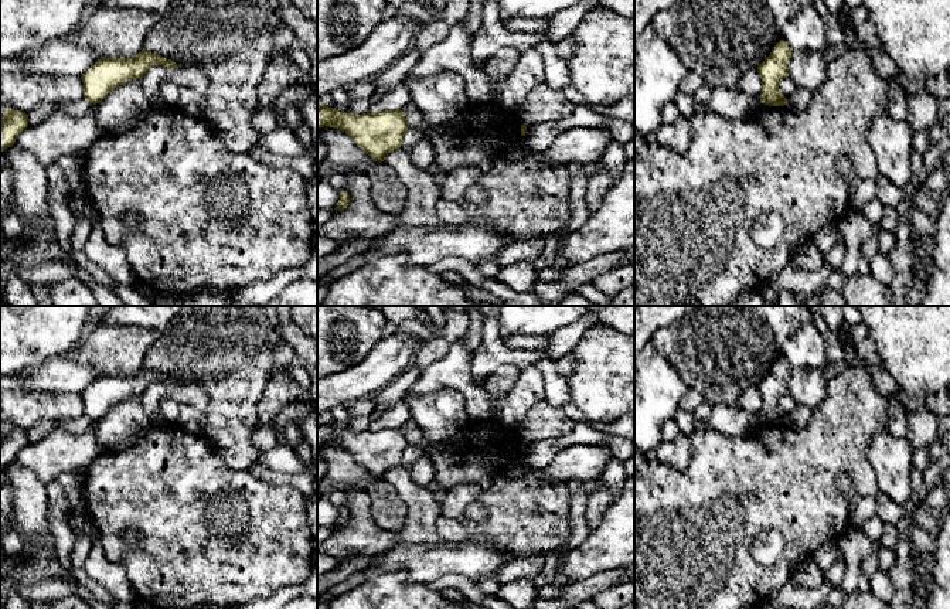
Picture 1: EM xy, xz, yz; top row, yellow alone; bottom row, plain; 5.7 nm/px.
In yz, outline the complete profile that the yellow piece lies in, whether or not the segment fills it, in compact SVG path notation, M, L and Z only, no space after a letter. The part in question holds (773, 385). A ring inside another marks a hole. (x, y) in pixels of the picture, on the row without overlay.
M780 357L770 372L757 384L762 397L760 419L769 423L784 423L787 416L779 406L779 399L789 392L789 377L793 368L784 357Z

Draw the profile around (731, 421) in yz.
M718 404L712 406L711 415L704 421L706 429L719 432L725 436L745 438L762 425L759 415L738 406Z

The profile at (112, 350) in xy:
M139 326L88 327L72 357L92 367L98 377L135 375L143 367L147 350L160 334L159 330Z

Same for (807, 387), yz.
M797 368L789 377L789 394L797 405L815 409L827 397L827 380L823 370Z

